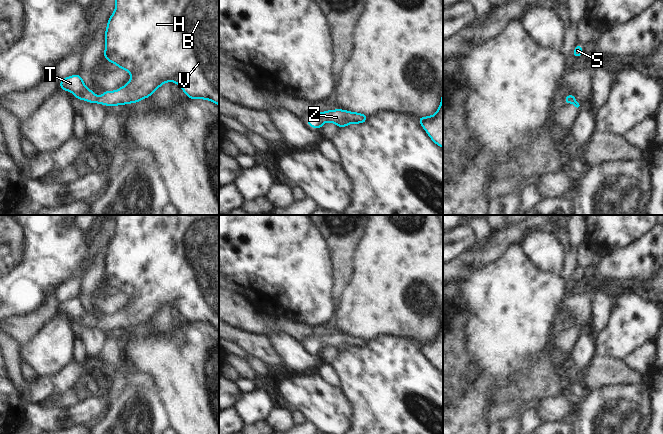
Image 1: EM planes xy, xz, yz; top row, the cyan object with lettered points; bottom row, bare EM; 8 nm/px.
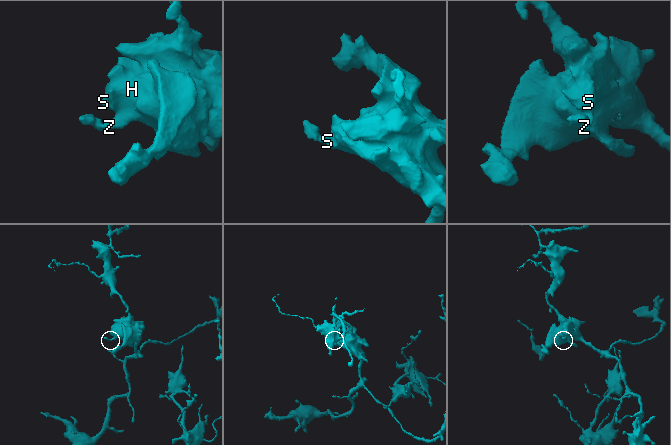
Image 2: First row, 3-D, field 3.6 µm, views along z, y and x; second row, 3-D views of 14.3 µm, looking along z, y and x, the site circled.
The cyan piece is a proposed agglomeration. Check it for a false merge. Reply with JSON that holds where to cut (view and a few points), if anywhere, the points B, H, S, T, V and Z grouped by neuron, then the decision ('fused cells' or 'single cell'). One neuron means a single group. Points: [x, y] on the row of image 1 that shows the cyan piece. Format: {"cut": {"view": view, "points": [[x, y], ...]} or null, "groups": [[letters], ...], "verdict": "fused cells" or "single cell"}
{"cut": null, "groups": [["B", "H", "S", "T", "V", "Z"]], "verdict": "single cell"}

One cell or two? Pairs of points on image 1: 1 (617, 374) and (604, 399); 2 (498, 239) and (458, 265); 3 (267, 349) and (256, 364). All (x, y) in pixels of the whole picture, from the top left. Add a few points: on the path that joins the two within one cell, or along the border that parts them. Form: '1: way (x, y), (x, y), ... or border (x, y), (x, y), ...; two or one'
1: border (635, 381), (604, 384), (593, 389), (589, 388); two
2: way (488, 249), (481, 255), (468, 258); one
3: border (248, 353), (258, 357), (264, 363); two

